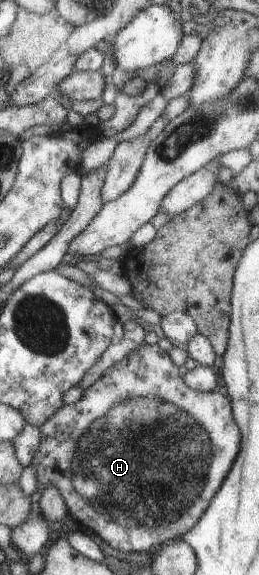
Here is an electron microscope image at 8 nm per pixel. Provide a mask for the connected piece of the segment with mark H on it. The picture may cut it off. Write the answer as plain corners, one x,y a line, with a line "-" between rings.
143,342
137,348
133,348
121,361
116,362
111,368
107,368
89,388
83,390
81,398
72,404
63,404
59,410
55,410
48,420
41,426
37,426
40,438
29,466
35,472
37,479
37,491
41,492
47,484
53,484
61,498
63,498
67,512
81,529
91,529
106,547
115,548
119,552
141,553
155,550
159,546
171,541
174,537
187,532
203,514
203,510
209,506
213,494
221,486
223,478
237,452
239,452
239,428
235,426
231,414
231,401
228,396
214,390
195,392
184,382
183,376
179,376
177,366
171,362
167,351
162,350
157,344

